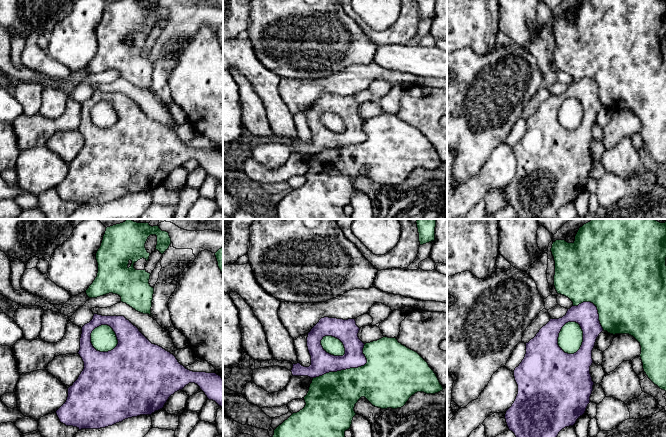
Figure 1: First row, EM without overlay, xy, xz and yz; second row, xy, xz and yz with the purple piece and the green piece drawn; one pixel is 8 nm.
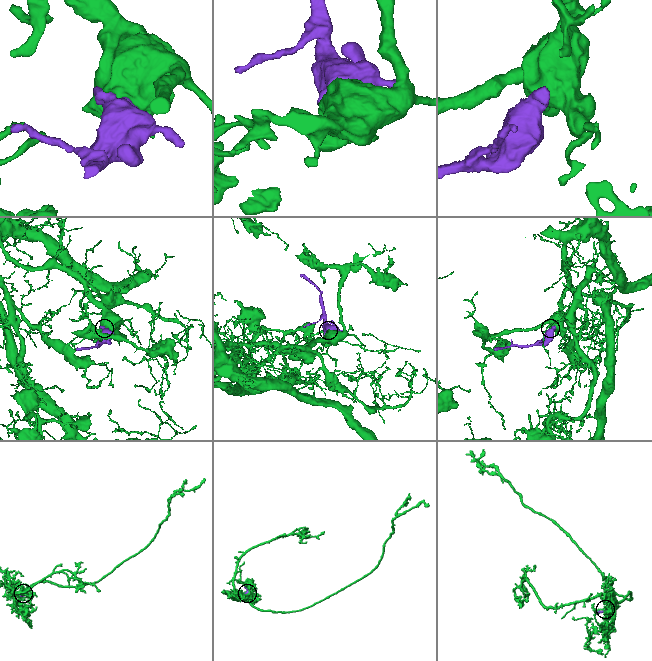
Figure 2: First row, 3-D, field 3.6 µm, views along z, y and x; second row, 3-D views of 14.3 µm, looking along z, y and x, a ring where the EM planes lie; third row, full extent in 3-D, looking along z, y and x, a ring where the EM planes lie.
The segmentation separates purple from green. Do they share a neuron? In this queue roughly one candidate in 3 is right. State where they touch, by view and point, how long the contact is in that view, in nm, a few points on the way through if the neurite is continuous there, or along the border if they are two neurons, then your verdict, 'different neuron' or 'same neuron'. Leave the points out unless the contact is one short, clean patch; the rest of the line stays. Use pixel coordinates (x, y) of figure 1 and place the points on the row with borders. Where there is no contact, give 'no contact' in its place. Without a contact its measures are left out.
meets purple in yz at (583, 340); contact 280 nm long; different neuron

